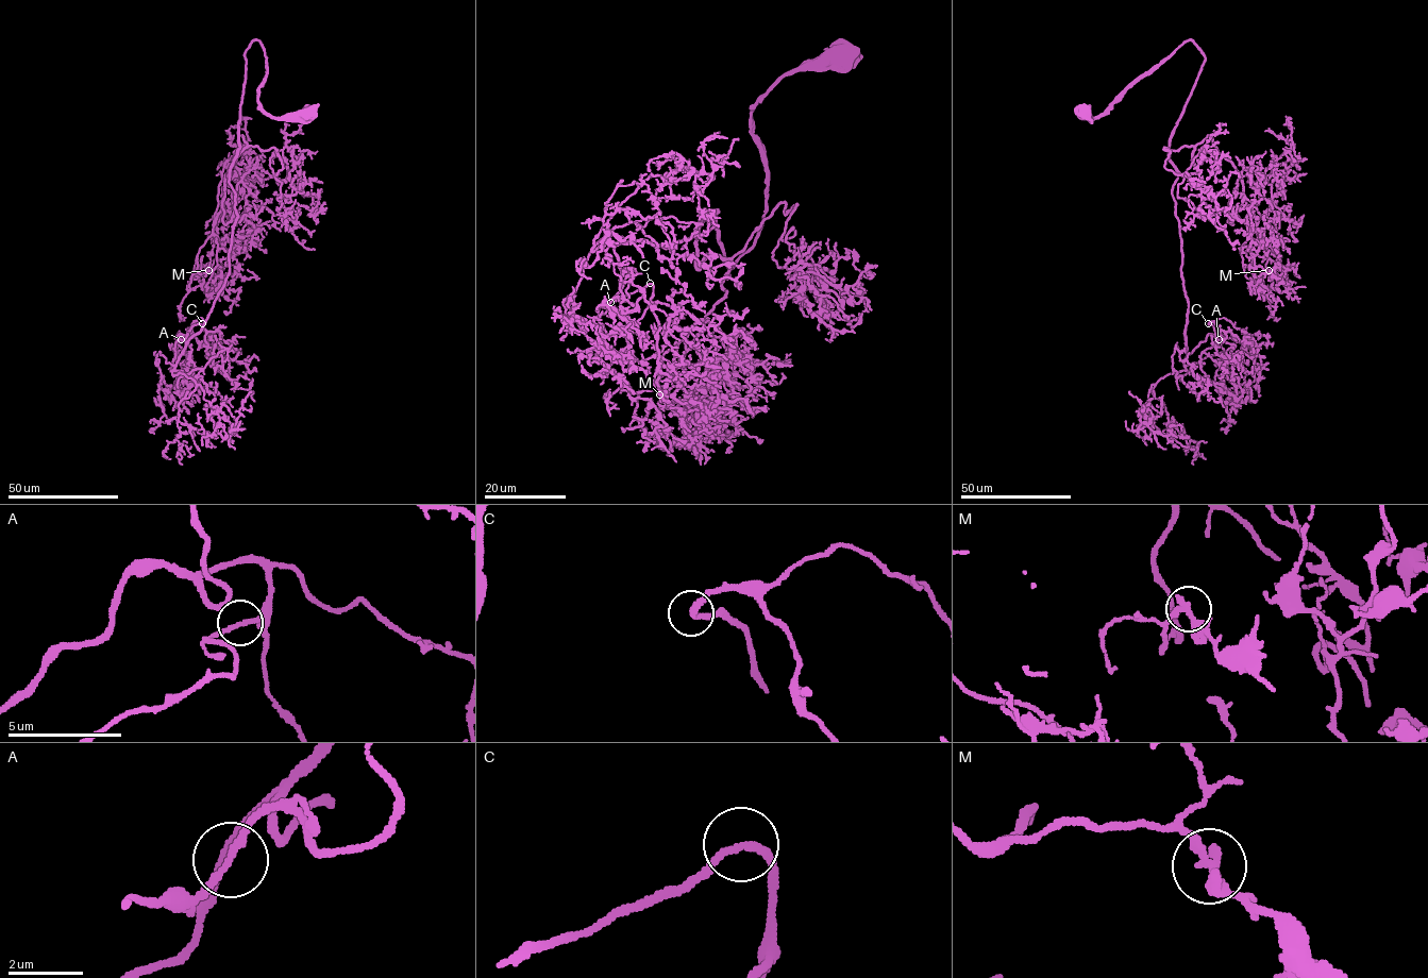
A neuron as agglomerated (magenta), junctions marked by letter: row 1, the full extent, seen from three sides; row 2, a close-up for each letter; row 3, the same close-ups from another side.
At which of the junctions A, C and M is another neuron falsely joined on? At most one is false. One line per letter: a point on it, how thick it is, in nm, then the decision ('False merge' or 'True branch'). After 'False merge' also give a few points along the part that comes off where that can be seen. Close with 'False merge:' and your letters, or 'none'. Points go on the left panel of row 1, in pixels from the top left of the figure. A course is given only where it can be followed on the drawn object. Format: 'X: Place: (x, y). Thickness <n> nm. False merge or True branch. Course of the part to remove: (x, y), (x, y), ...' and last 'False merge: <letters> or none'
A: Place: (181, 339). Thickness 180 nm. True branch
C: Place: (202, 323). Thickness 220 nm. True branch
M: Place: (208, 270). Thickness 240 nm. True branch
False merge: none

